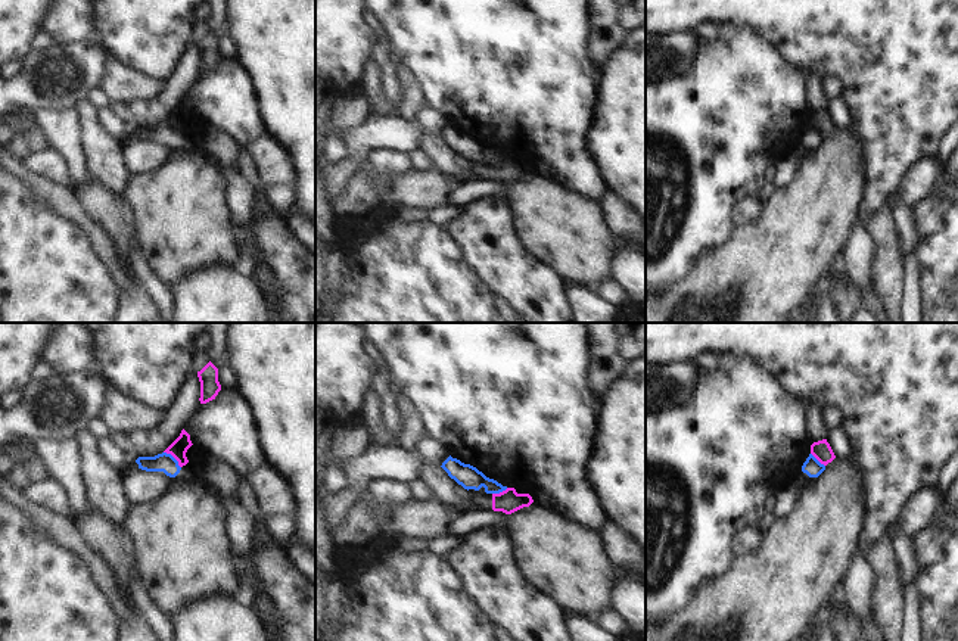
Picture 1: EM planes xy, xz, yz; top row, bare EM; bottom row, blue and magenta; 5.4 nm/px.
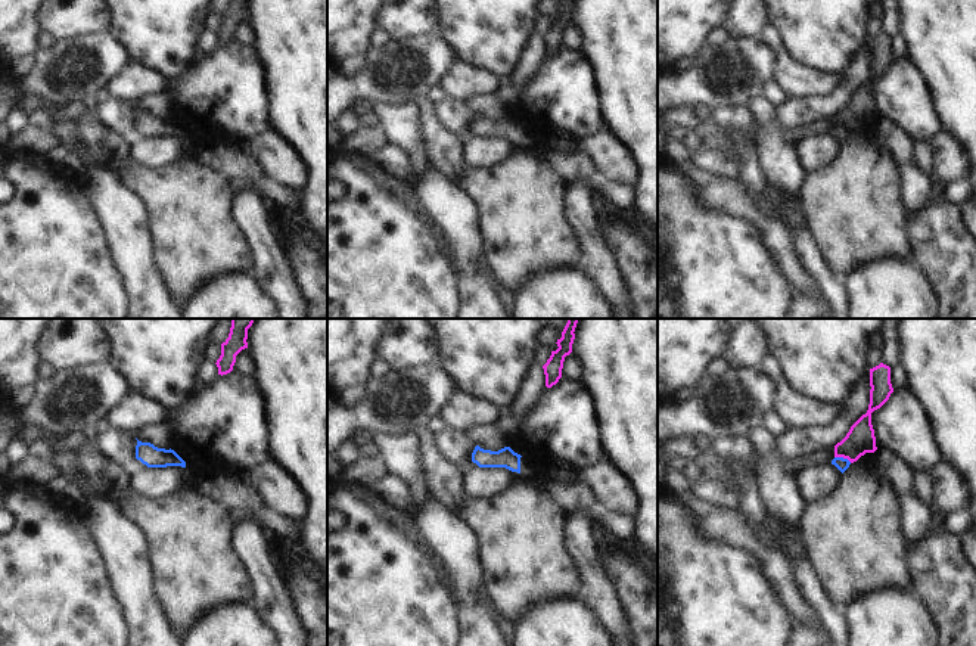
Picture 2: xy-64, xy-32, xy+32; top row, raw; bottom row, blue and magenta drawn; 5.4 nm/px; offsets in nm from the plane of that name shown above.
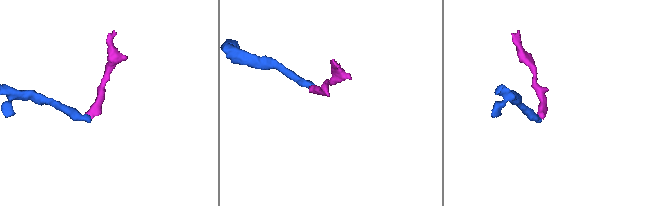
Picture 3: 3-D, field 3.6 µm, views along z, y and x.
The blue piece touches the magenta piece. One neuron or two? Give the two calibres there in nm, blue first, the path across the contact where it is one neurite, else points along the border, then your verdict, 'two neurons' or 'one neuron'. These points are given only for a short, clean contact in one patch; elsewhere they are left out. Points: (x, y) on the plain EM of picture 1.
100 nm thick on the blue side, 90 nm on the other; border along xy (164, 121), (180, 137); two neurons

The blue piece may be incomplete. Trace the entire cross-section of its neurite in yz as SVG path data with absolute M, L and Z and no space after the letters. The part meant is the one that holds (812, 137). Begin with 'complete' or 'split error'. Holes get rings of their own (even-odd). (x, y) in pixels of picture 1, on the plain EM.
complete | M812 124L806 128L802 136L802 141L809 147L818 147L825 140L825 136L821 134Z

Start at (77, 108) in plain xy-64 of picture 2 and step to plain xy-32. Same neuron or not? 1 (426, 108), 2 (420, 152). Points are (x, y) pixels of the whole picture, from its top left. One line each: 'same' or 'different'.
1: different
2: same

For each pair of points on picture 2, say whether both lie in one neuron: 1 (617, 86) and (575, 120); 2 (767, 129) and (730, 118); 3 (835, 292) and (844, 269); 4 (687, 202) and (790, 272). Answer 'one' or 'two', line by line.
1: two
2: two
3: two
4: two

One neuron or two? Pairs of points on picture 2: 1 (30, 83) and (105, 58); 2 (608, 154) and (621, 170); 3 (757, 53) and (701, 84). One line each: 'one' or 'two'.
1: one
2: one
3: one

